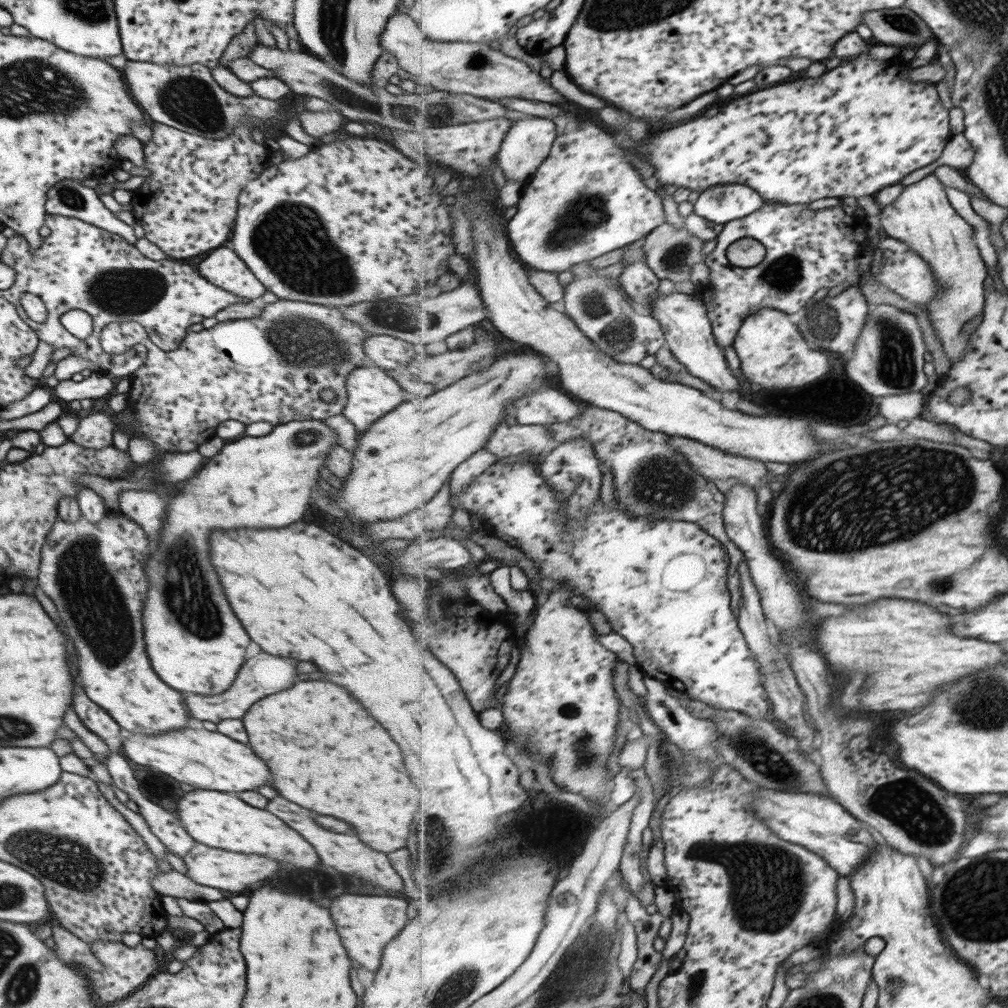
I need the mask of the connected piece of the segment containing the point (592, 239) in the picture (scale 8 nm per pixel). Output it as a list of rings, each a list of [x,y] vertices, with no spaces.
[[[583,122],[579,128],[567,130],[565,134],[561,134],[561,136],[557,138],[547,160],[537,169],[534,178],[525,185],[521,200],[517,204],[517,212],[506,226],[506,234],[510,238],[513,248],[523,264],[552,273],[572,272],[573,266],[587,262],[588,260],[593,260],[593,258],[599,258],[599,256],[609,254],[609,252],[613,252],[613,250],[619,250],[619,248],[623,248],[623,246],[629,246],[639,239],[645,239],[650,232],[655,231],[657,227],[665,224],[667,216],[665,216],[665,210],[663,210],[661,197],[662,195],[659,195],[659,193],[654,190],[652,183],[642,179],[639,171],[631,165],[627,154],[625,154],[625,150],[621,150],[621,148],[617,146],[617,142],[615,142],[615,138],[613,138],[611,134],[607,134],[603,128],[599,128],[599,126],[595,126],[595,124]]]

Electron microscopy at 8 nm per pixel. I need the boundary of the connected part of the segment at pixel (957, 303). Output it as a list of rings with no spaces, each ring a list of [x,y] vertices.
[[[934,172],[907,185],[894,203],[883,206],[880,226],[889,237],[906,242],[933,267],[942,290],[930,304],[928,317],[953,365],[963,358],[970,336],[976,331],[961,333],[963,326],[984,312],[987,266],[975,245],[973,226],[955,212],[943,186]]]

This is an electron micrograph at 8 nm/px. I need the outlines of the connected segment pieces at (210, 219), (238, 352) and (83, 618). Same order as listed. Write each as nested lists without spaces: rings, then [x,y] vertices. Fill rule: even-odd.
[[[149,121],[149,128],[152,130],[151,141],[149,143],[142,143],[142,151],[144,156],[144,167],[149,171],[149,176],[143,177],[144,180],[141,187],[131,191],[132,199],[130,202],[131,213],[136,223],[143,228],[144,237],[153,243],[159,250],[162,250],[167,258],[172,260],[191,258],[191,256],[197,256],[201,252],[207,252],[207,250],[213,250],[214,248],[221,247],[229,239],[230,232],[232,231],[233,221],[236,215],[236,206],[238,205],[236,200],[239,191],[249,183],[249,181],[256,178],[263,170],[269,167],[270,158],[273,153],[266,147],[265,144],[259,145],[255,143],[250,137],[250,128],[246,124],[238,124],[234,131],[225,138],[213,141],[210,138],[203,138],[194,134],[181,132],[176,128],[165,126],[165,124]]]
[[[283,299],[261,304],[261,307],[261,314],[255,318],[218,322],[198,332],[188,330],[177,348],[167,352],[151,342],[138,322],[129,320],[105,325],[99,335],[103,352],[121,354],[134,344],[143,344],[147,349],[145,361],[129,376],[126,407],[114,414],[116,426],[125,427],[132,436],[143,433],[161,452],[186,453],[209,440],[217,424],[224,420],[237,420],[244,426],[251,422],[269,422],[274,427],[292,420],[323,421],[339,415],[347,402],[345,379],[352,370],[363,367],[367,359],[363,340],[368,334],[353,321],[345,320],[336,307]],[[323,388],[335,390],[337,400],[333,404],[325,404],[317,398]]]
[[[105,514],[99,522],[89,522],[83,517],[75,522],[55,518],[51,531],[39,549],[40,563],[35,584],[51,602],[65,626],[65,632],[73,640],[77,652],[77,674],[83,692],[101,707],[121,728],[133,734],[161,734],[185,728],[190,714],[184,705],[184,694],[167,686],[149,666],[145,644],[141,638],[141,608],[147,592],[147,580],[143,574],[145,558],[151,548],[143,531],[125,515],[109,517]]]

